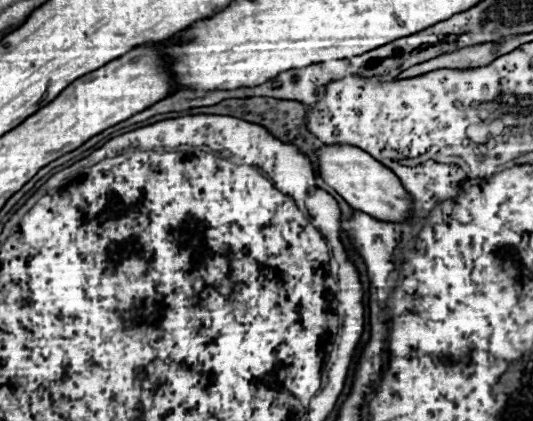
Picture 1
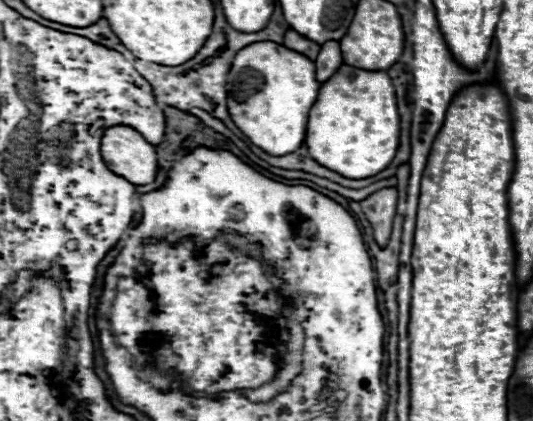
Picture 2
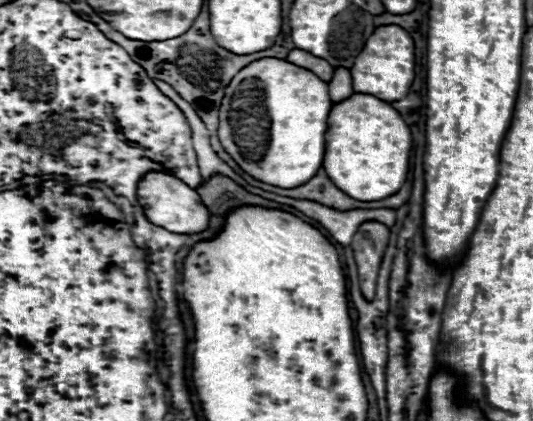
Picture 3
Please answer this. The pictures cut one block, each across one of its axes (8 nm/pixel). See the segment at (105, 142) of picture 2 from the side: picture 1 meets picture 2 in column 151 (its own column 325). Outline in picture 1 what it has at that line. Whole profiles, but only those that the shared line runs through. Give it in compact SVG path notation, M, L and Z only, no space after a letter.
M322 144L318 148L318 172L320 178L332 186L354 210L372 214L384 222L406 222L412 210L412 198L402 188L400 180L392 170L374 160L368 152L356 146L340 146L340 144Z

